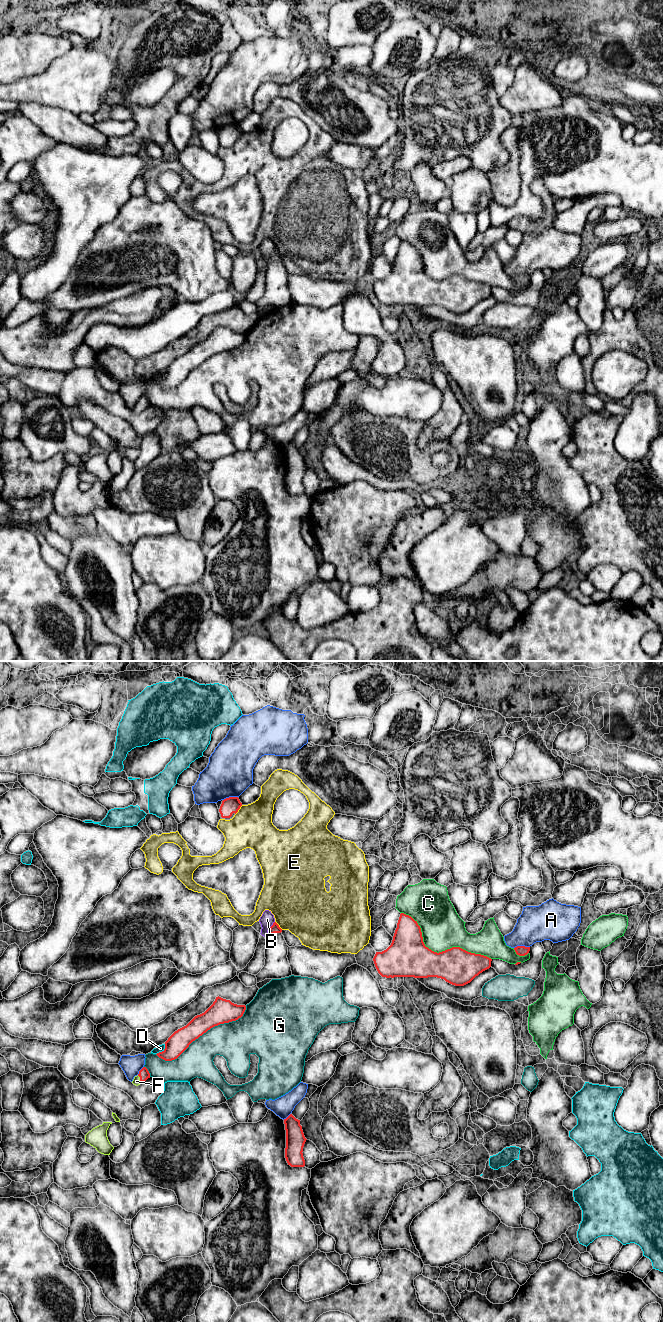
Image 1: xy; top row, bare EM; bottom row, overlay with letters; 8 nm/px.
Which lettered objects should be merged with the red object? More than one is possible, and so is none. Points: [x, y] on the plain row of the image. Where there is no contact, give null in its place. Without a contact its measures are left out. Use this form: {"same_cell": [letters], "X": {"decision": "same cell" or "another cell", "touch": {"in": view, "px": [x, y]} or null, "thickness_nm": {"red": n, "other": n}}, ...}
{"same_cell": ["F"], "A": {"decision": "another cell", "touch": {"in": "xy", "px": [521, 274]}, "thickness_nm": {"red": 80, "other": 280}}, "B": {"decision": "another cell", "touch": {"in": "xy", "px": [270, 256]}, "thickness_nm": {"red": 70, "other": 120}}, "C": {"decision": "another cell", "touch": {"in": "xy", "px": [439, 280]}, "thickness_nm": {"red": 320, "other": 340}}, "D": {"decision": "another cell", "touch": {"in": "xy", "px": [162, 379]}, "thickness_nm": {"red": 170, "other": 60}}, "E": {"decision": "another cell", "touch": {"in": "xy", "px": [238, 137]}, "thickness_nm": {"red": 130, "other": 340}}, "F": {"decision": "same cell", "touch": {"in": "xy", "px": [140, 407]}, "thickness_nm": {"red": 90, "other": 70}}, "G": {"decision": "another cell", "touch": {"in": "xy", "px": [203, 361]}, "thickness_nm": {"red": 190, "other": 300}}}

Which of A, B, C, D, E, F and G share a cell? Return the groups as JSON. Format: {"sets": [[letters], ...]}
{"sets": [["A"], ["B"], ["C"], ["D"], ["E"], ["F"], ["G"]]}

